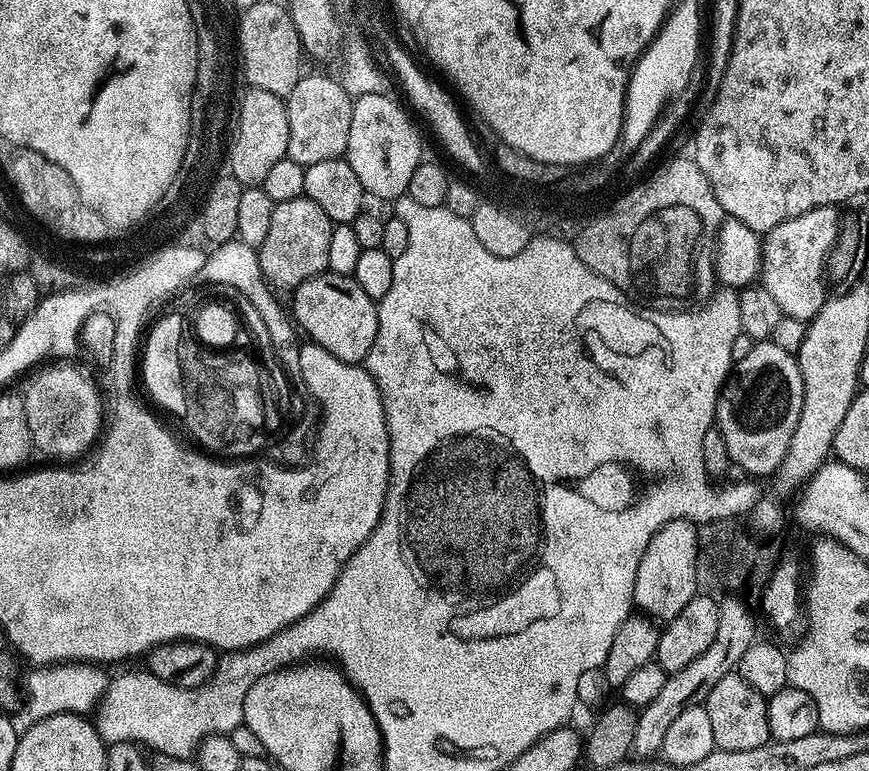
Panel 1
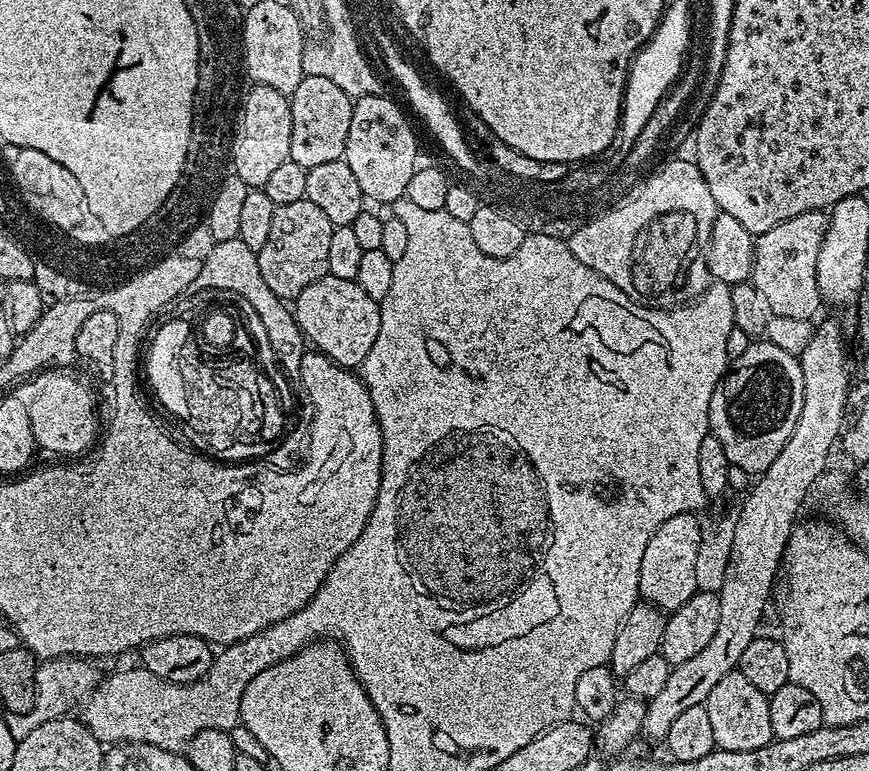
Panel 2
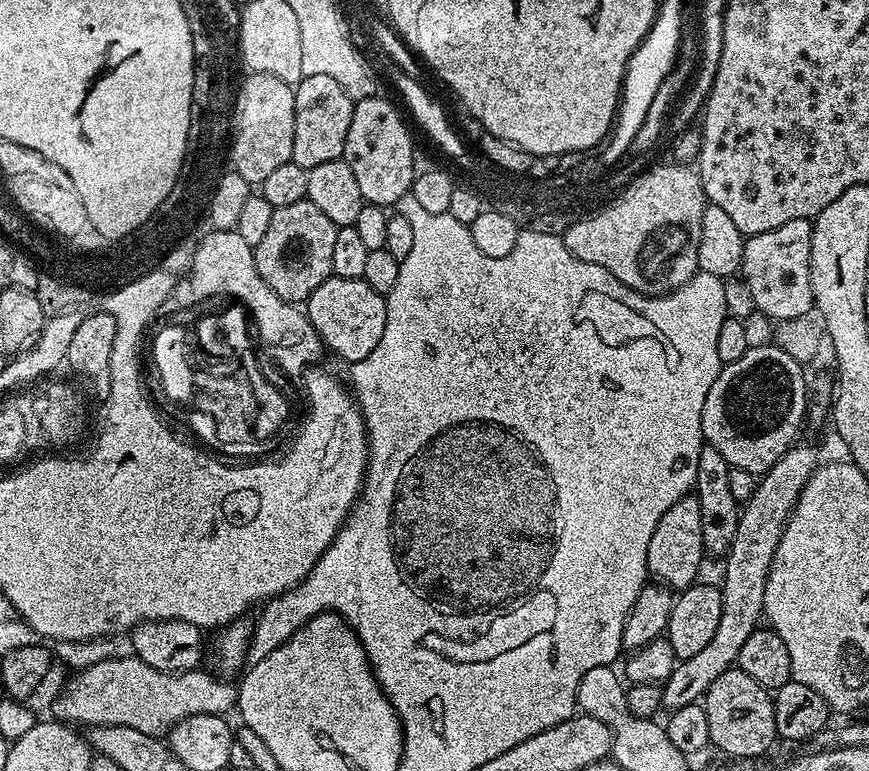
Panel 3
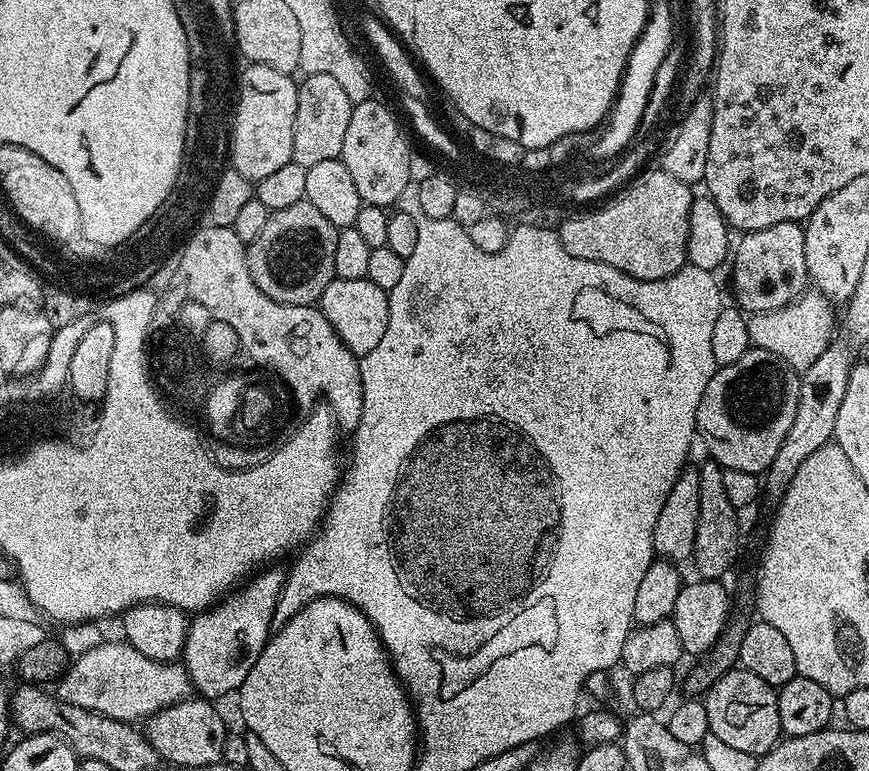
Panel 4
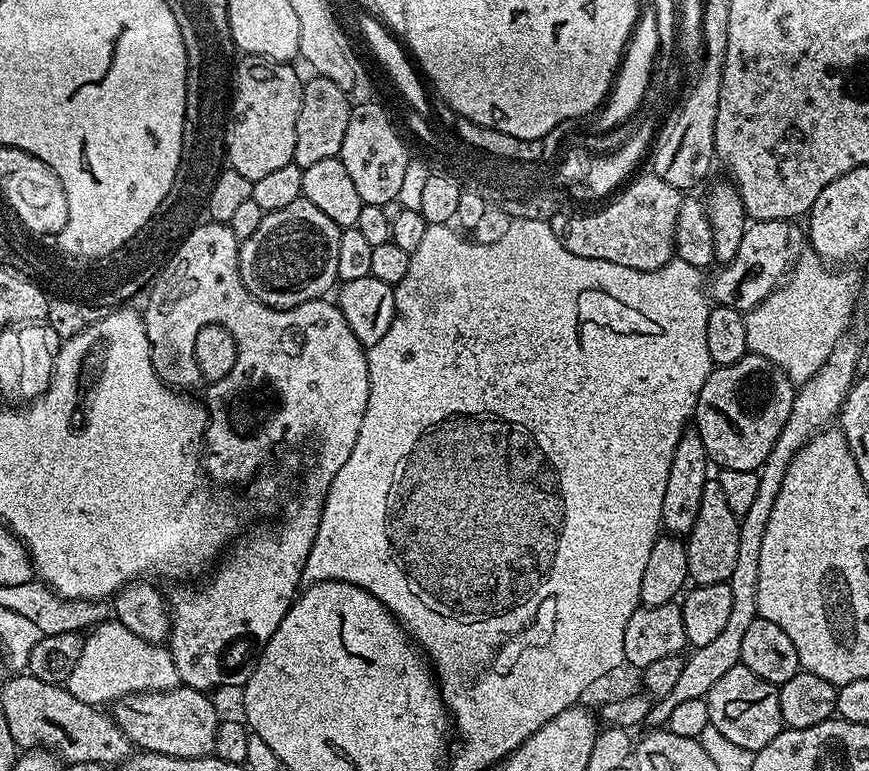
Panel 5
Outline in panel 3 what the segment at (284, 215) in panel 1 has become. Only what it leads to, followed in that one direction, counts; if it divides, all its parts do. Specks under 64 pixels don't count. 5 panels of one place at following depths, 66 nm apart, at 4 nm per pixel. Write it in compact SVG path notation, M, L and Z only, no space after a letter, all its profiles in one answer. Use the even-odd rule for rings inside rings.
M306 198L290 206L274 208L274 218L266 235L254 249L262 282L266 282L278 298L287 300L289 304L303 305L310 294L314 294L314 290L318 290L318 286L332 275L336 229L336 224Z

